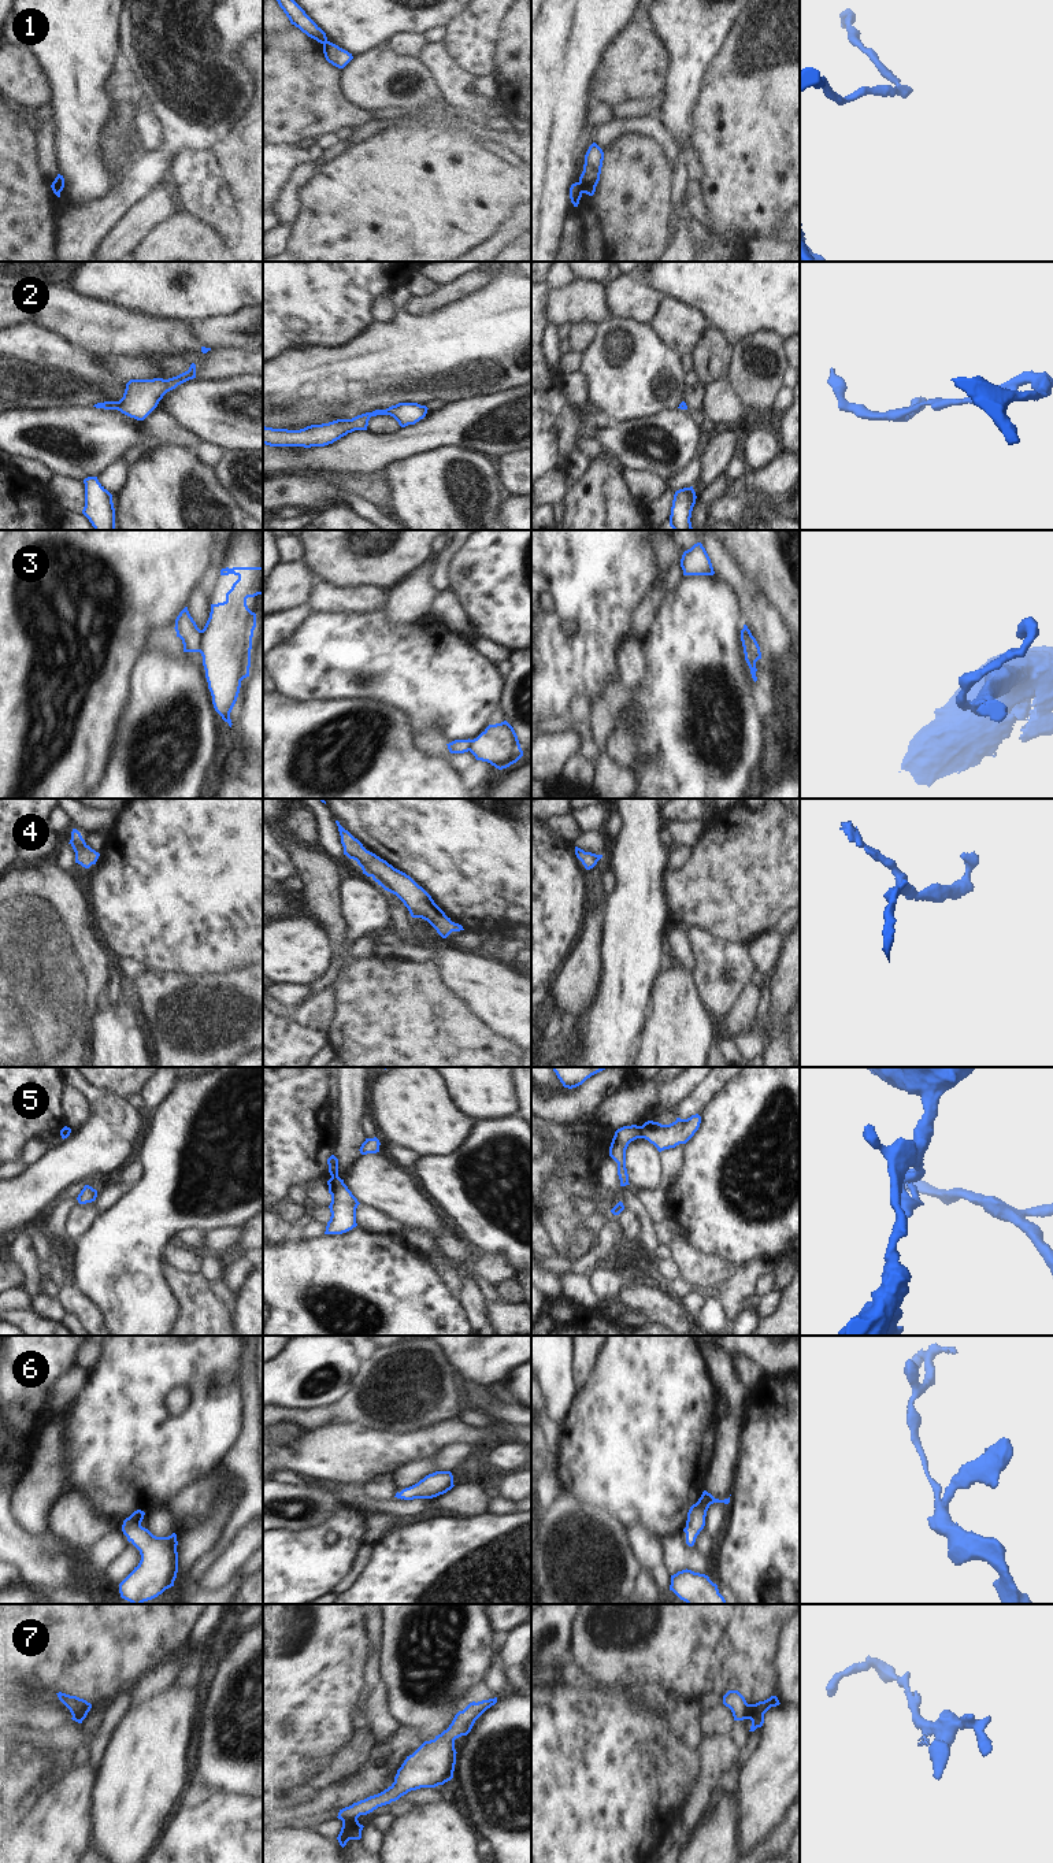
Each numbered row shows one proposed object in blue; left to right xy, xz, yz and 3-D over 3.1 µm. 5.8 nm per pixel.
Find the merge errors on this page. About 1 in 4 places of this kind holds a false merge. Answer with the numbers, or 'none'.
1, 3, 5, 7

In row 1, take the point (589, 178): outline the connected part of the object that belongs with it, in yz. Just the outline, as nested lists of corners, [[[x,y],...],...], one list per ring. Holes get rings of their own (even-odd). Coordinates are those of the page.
[[[593,142],[585,155],[583,171],[579,177],[579,182],[582,184],[582,193],[589,196],[594,195],[596,186],[600,181],[602,160],[602,149],[596,142]]]

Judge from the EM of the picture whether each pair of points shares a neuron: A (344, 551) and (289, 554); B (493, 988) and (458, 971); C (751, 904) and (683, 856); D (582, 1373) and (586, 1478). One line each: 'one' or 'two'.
A: two
B: one
C: two
D: two

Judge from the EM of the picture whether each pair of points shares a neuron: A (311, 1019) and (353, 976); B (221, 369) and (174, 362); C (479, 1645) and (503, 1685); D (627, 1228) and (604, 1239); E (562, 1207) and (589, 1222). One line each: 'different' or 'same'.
A: different
B: same
C: different
D: different
E: different

